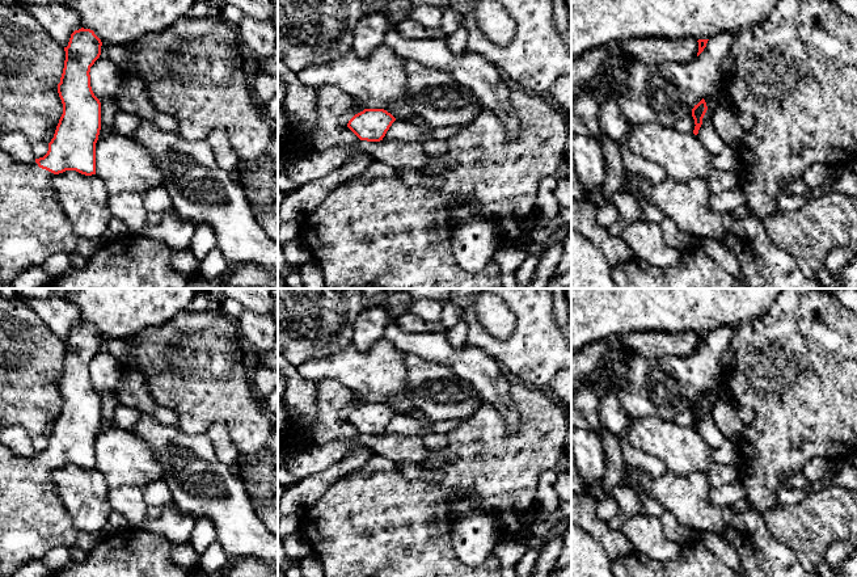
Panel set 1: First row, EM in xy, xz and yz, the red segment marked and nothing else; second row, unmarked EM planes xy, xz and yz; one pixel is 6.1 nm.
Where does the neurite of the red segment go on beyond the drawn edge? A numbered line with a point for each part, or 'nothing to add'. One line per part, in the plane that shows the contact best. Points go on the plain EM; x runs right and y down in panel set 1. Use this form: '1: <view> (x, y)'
1: xy (33, 519)

